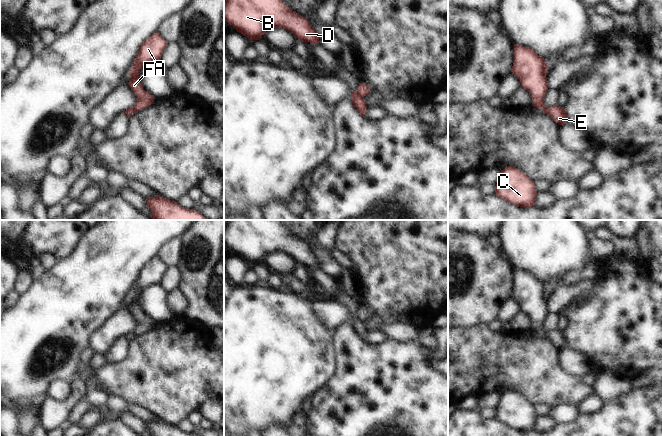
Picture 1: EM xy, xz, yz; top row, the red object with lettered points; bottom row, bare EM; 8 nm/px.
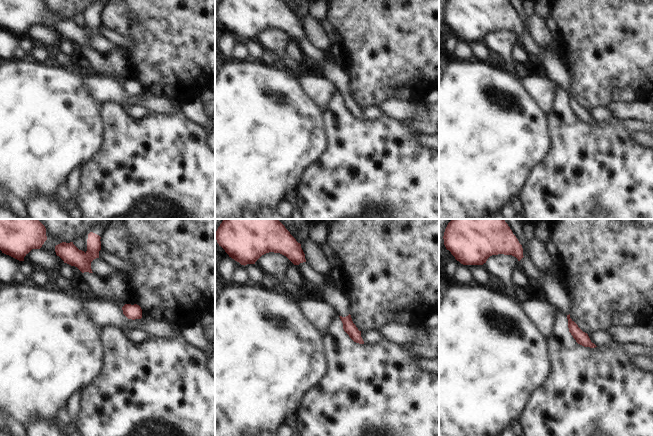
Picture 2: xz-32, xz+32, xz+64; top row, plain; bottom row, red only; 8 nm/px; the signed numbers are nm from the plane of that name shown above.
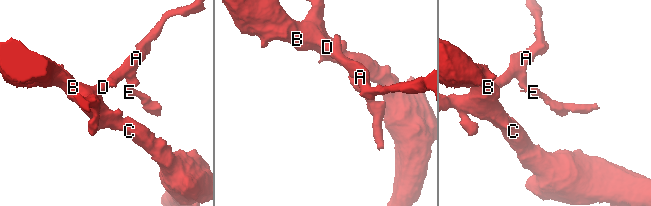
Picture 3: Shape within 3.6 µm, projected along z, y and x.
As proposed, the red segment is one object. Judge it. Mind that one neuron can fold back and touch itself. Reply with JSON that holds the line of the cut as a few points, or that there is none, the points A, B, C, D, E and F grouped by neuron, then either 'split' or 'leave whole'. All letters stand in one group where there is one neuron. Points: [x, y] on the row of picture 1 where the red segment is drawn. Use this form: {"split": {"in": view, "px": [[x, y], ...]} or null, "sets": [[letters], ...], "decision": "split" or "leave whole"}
{"split": {"in": "xz", "px": [[357, 90], [362, 97]]}, "sets": [["A", "B", "C", "D", "F"], ["E"]], "decision": "split"}

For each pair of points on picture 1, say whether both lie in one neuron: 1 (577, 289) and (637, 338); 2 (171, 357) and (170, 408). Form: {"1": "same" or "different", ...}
{"1": "different", "2": "same"}

